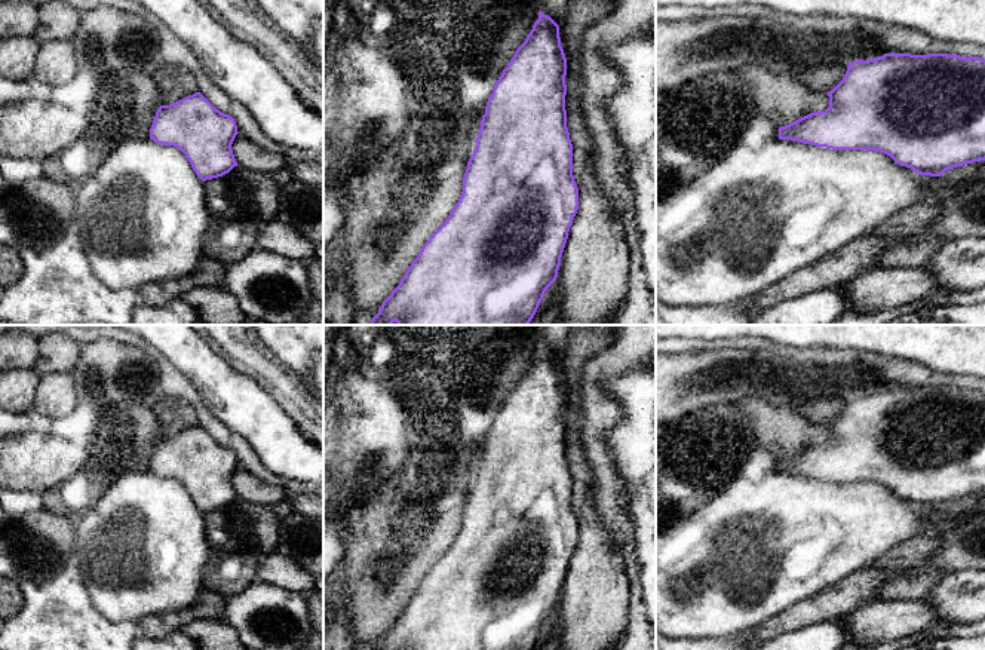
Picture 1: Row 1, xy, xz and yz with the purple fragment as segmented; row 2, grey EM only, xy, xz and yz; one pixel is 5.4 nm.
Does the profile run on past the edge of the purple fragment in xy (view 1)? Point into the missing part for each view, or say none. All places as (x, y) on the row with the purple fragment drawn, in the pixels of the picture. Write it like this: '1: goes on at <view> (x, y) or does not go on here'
1: does not go on here

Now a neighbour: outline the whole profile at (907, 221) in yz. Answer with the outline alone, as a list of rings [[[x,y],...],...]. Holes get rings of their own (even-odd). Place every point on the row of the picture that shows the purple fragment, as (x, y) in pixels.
[[[930,196],[920,199],[914,205],[897,211],[871,233],[892,240],[903,240],[914,233],[926,229],[942,212],[943,203]]]

